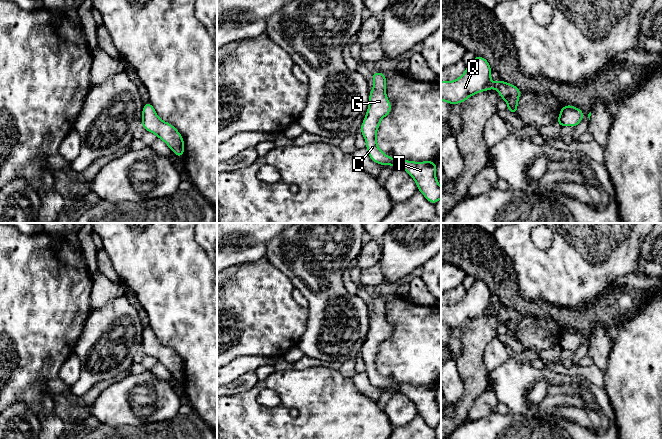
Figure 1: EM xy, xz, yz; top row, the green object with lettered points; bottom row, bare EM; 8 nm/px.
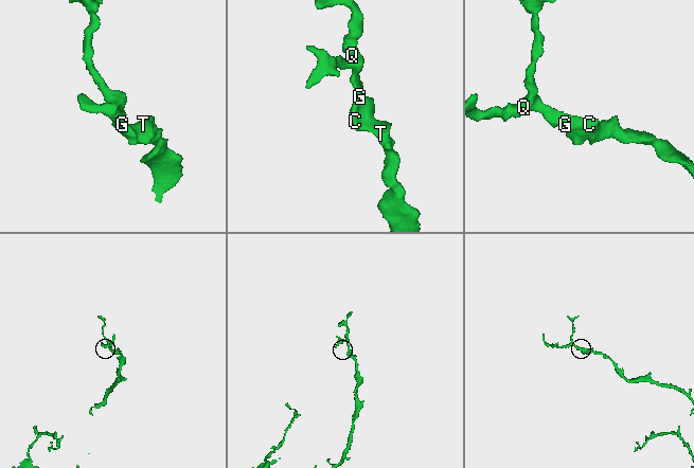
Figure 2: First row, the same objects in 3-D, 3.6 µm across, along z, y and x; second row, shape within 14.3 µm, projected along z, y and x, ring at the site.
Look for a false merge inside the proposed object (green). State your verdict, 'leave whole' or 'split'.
leave whole

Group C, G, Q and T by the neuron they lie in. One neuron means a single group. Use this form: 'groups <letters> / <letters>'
groups C G Q T

